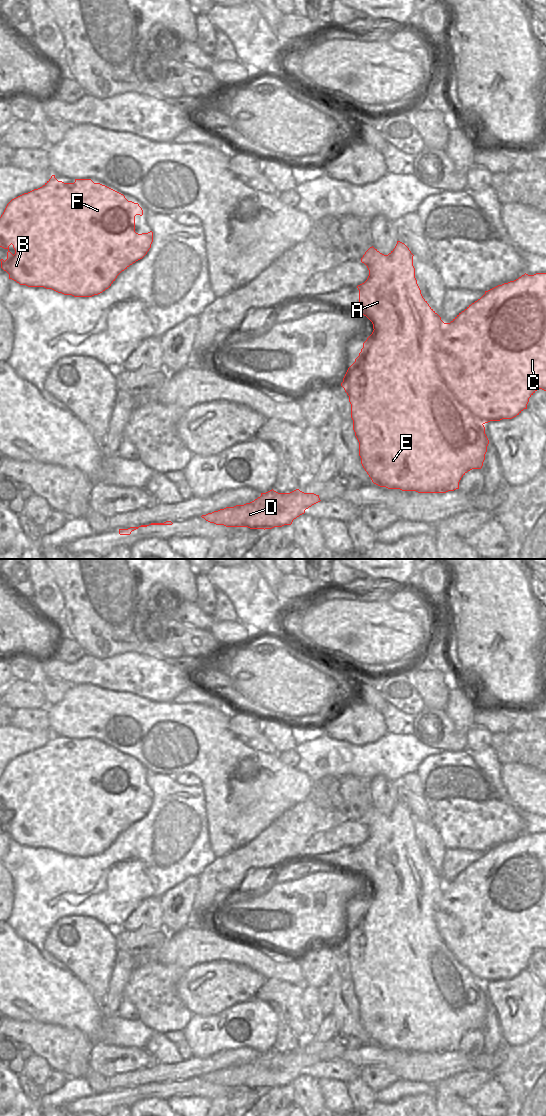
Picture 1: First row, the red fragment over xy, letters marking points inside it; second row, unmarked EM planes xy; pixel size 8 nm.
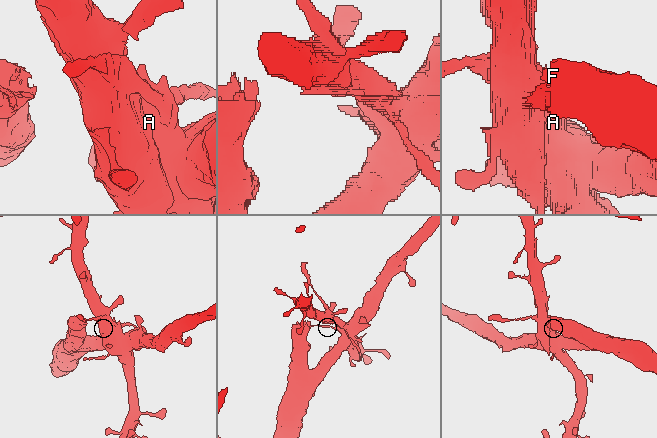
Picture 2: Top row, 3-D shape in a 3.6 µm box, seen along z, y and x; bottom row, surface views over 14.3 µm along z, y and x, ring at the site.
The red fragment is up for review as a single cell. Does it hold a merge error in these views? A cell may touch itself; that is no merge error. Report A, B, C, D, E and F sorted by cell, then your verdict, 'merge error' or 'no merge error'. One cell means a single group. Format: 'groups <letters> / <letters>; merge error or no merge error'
groups A D E / B C F; merge error

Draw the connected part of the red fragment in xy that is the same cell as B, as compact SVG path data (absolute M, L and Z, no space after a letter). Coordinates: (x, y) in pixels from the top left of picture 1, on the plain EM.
M55 735L40 748L34 749L28 753L24 753L12 759L6 766L0 777L0 807L7 809L7 819L1 819L1 828L9 834L12 839L20 845L28 847L44 847L52 849L64 855L72 855L74 857L92 857L98 855L108 849L115 841L117 836L127 829L136 821L142 819L153 802L153 792L138 794L135 792L135 776L143 775L143 770L138 763L128 761L125 756L105 745L94 743L91 739L75 739L74 743L64 743L58 741Z

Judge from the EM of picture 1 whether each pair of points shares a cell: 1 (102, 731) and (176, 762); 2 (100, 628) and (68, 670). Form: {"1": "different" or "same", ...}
{"1": "same", "2": "different"}

